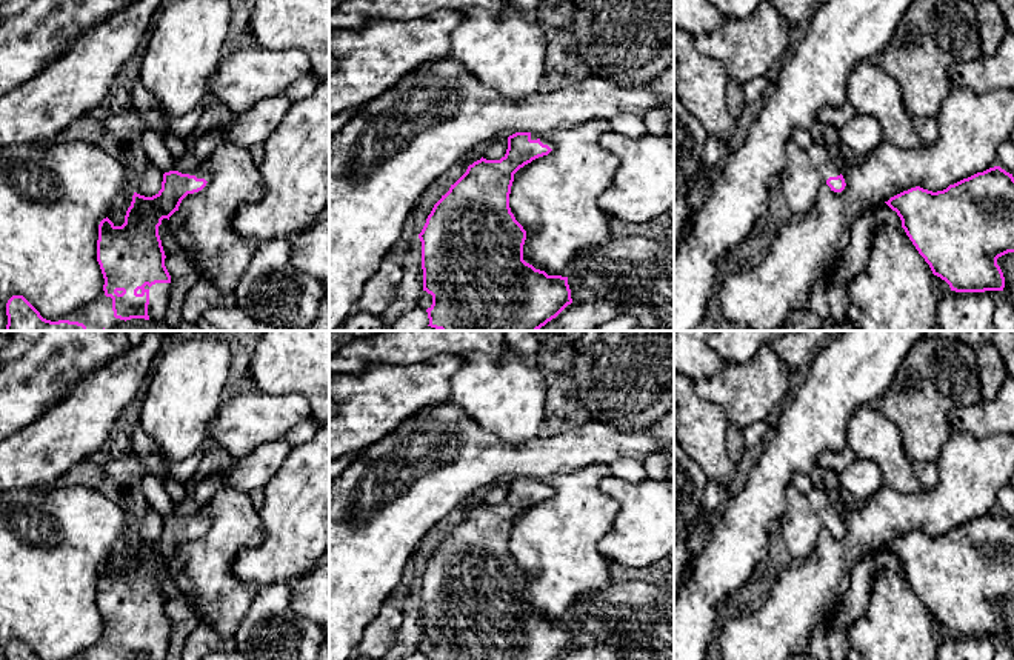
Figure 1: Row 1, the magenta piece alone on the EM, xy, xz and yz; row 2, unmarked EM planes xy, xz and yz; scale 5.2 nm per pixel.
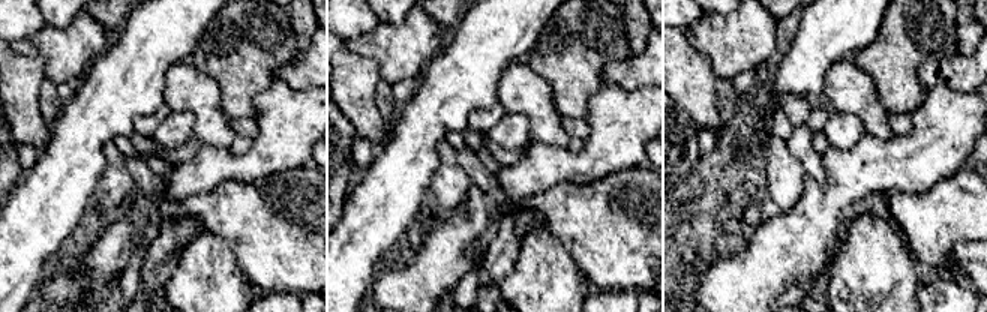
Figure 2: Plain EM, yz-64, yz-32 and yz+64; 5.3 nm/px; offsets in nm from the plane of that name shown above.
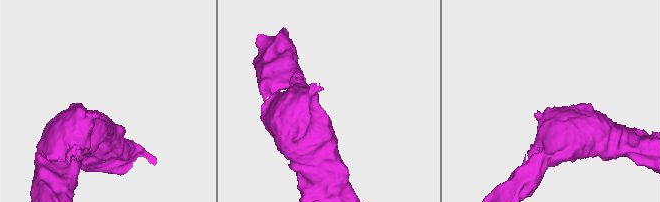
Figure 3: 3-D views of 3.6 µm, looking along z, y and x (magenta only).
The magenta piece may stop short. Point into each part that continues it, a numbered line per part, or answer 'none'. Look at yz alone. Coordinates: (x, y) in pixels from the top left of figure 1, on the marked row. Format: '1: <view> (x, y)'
1: yz (819, 156)

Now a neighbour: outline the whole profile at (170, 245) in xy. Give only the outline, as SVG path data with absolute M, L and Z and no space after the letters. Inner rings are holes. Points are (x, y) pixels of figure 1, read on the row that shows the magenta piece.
M168 218L162 220L162 225L158 226L158 235L166 257L172 255L182 248L175 237L168 231Z

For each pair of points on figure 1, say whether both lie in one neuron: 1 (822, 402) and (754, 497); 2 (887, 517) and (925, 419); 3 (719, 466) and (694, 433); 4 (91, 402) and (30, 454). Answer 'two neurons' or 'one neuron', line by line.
1: one neuron
2: two neurons
3: one neuron
4: one neuron

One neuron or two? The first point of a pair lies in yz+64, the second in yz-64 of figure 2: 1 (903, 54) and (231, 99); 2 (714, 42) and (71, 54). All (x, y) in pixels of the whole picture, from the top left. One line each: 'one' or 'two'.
1: one
2: one

